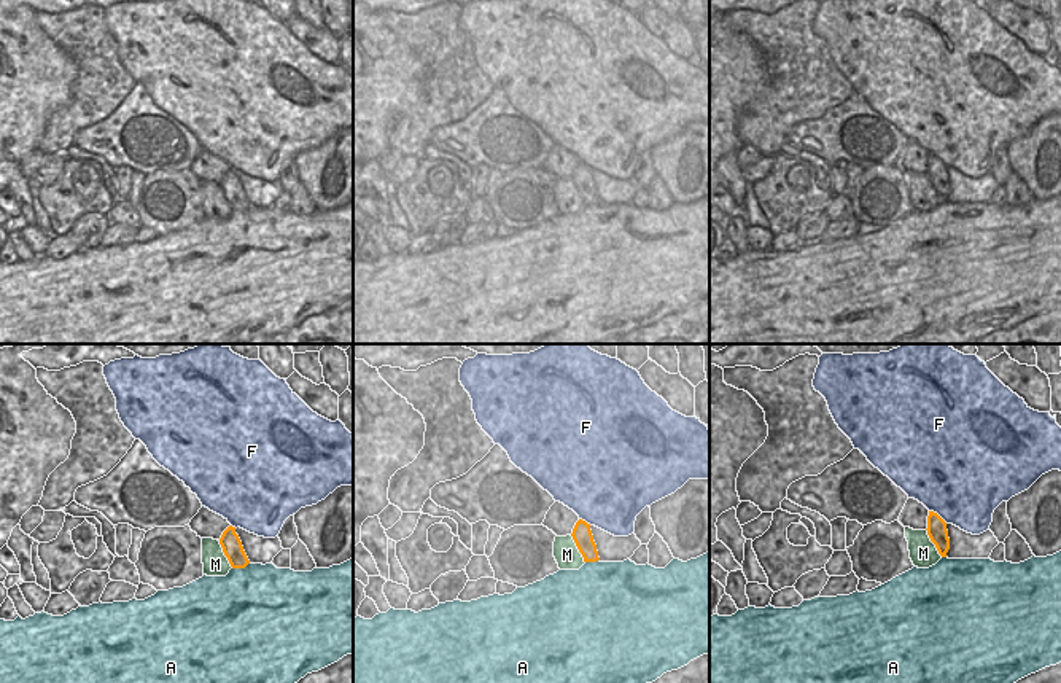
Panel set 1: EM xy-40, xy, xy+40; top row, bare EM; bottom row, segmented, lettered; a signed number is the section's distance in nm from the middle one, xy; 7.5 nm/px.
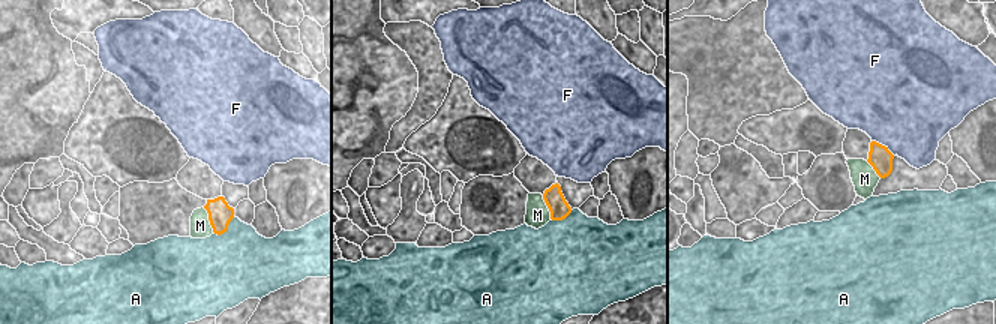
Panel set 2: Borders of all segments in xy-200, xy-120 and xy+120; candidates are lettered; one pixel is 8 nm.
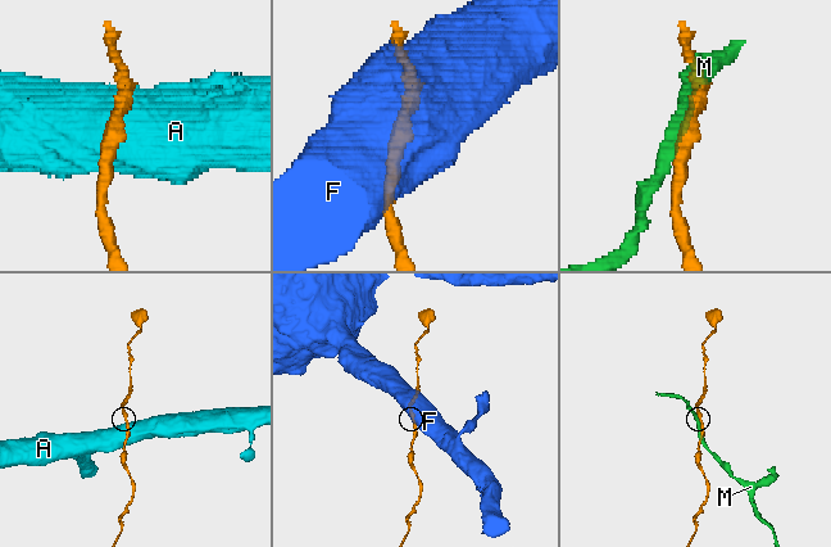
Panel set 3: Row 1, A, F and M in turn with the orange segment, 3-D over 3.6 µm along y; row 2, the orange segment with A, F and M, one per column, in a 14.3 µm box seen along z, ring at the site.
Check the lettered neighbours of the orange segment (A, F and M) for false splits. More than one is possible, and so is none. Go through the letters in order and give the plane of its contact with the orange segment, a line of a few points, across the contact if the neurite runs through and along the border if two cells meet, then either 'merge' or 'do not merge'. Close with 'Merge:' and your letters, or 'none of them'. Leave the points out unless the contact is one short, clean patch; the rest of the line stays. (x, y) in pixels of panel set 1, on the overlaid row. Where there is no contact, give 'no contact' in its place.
A: xy-40 | do not merge
F: xy+40 | do not merge
M: xy | do not merge
Merge: none of them

